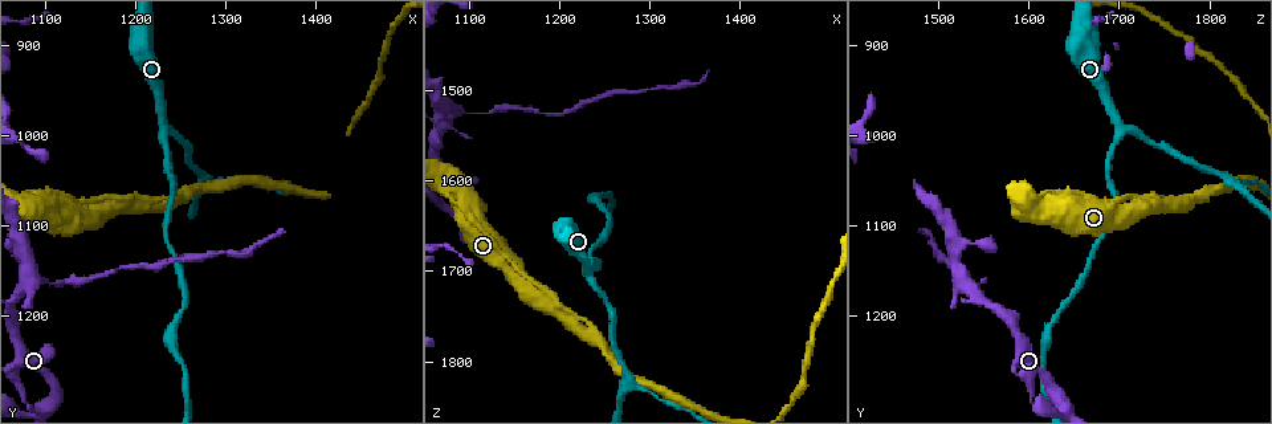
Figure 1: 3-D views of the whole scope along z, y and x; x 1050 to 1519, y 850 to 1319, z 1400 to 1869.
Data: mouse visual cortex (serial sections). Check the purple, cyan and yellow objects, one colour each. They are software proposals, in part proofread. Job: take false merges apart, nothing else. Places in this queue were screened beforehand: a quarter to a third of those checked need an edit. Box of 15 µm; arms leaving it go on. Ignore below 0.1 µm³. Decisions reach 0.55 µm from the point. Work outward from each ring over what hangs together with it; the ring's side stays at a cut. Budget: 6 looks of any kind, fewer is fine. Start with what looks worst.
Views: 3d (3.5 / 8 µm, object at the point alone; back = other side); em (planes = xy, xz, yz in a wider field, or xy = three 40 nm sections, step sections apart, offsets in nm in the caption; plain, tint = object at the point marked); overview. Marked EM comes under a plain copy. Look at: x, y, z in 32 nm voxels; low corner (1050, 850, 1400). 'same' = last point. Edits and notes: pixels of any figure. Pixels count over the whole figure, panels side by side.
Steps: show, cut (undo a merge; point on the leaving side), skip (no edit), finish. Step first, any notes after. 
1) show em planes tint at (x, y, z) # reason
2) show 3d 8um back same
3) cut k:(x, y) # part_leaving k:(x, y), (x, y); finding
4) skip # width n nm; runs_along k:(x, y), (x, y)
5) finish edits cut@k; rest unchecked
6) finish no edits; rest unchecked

show 3d 3.5um at (1115, 1165, 1530) # sudden change in width

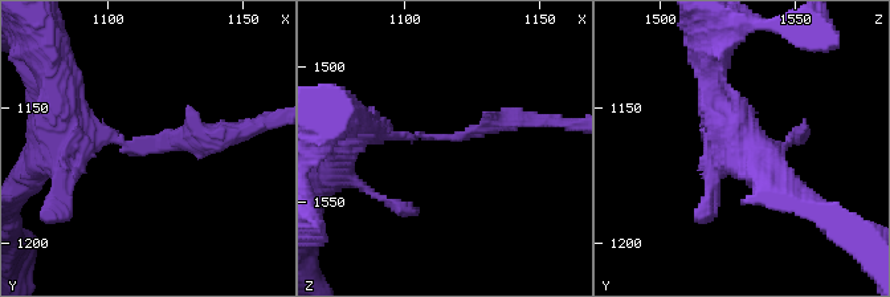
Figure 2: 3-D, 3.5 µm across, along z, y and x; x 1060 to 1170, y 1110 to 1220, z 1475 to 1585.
show em xy step 2 tint at (1112, 1162, 1526) # arm_widths 250, 350 nm

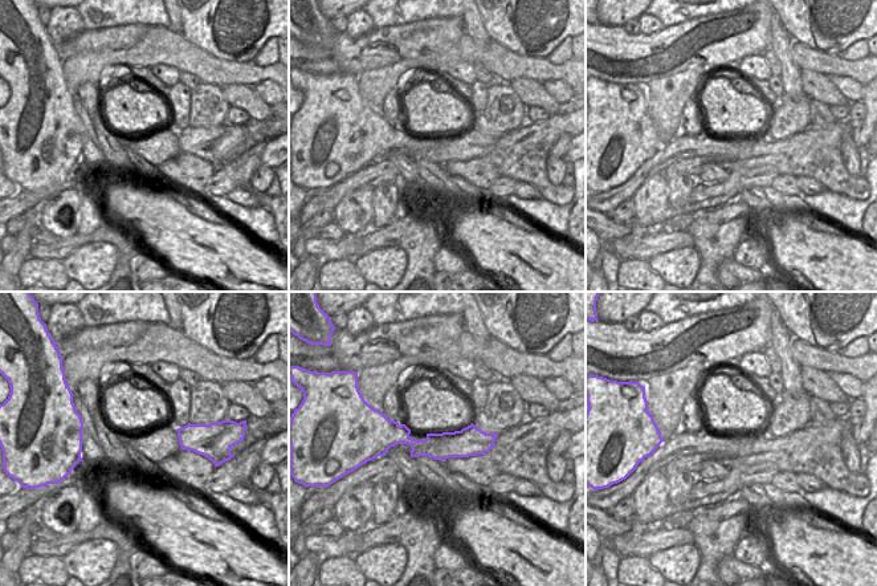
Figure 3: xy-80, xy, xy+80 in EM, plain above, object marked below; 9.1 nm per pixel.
cut 2:(162, 146) # part_leaving 2:(121, 138), (168, 142), (250, 130); a second cell is stuck on

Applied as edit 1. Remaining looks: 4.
show 3d 3.5um at (1230, 995, 1700) # three-way junction

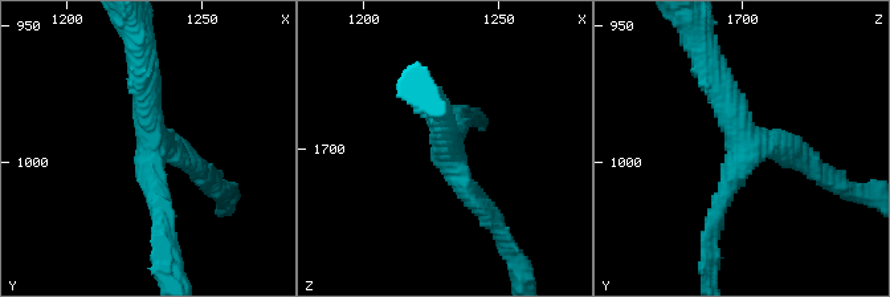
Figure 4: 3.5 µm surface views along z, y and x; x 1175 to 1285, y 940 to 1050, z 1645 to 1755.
show em xy step 5 tint at (1231, 993, 1700) # arms 3; arm_widths 200, 250, 350 nm; now the EM

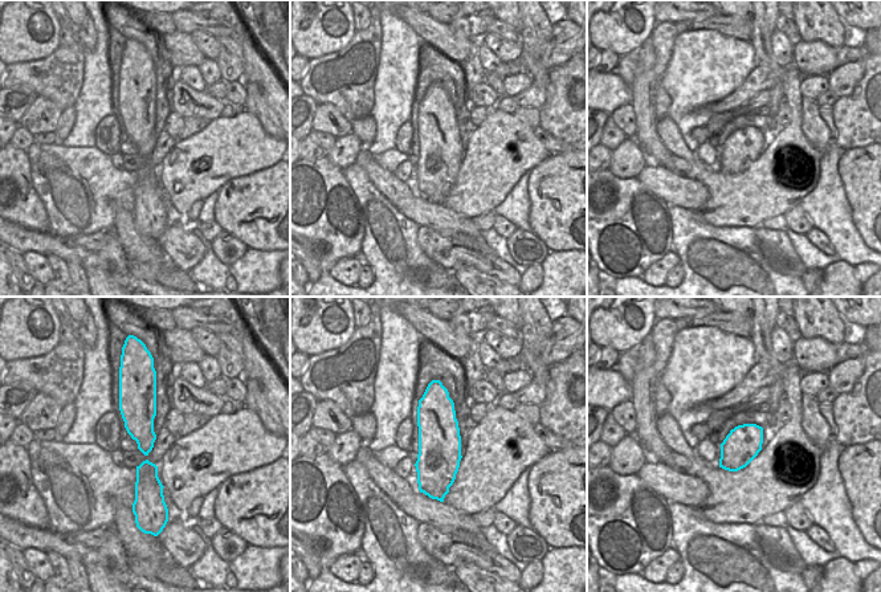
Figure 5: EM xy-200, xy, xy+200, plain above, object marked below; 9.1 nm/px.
skip # runs_along 5:(431, 388), (440, 497); continuous, no second cell

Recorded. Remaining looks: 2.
show 3d 3.5um back at (1280, 1050, 1830) # three arms meet

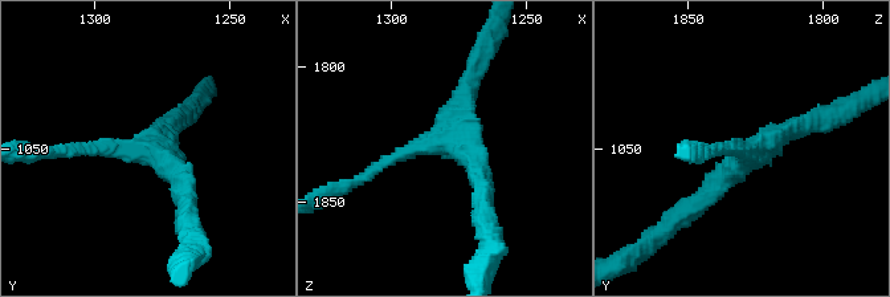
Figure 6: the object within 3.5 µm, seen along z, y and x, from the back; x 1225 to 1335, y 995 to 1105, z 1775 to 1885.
show em xy step 5 tint at (1279, 1050, 1826) # need the tissue

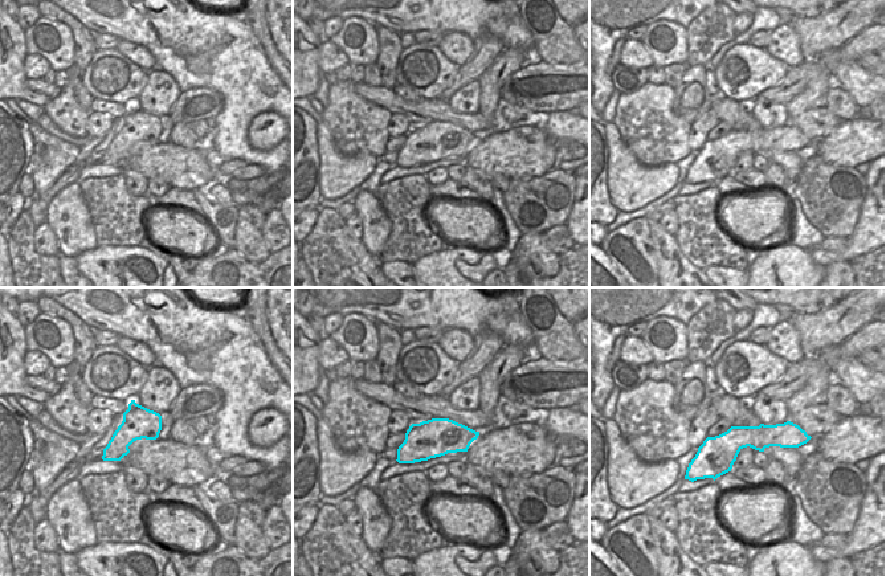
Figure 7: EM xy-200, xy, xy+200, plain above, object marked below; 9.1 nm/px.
skip # runs_along 6:(821, 116), (763, 141), (695, 206); one cell here

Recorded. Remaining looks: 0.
finish edits cut@2; rest unchecked

